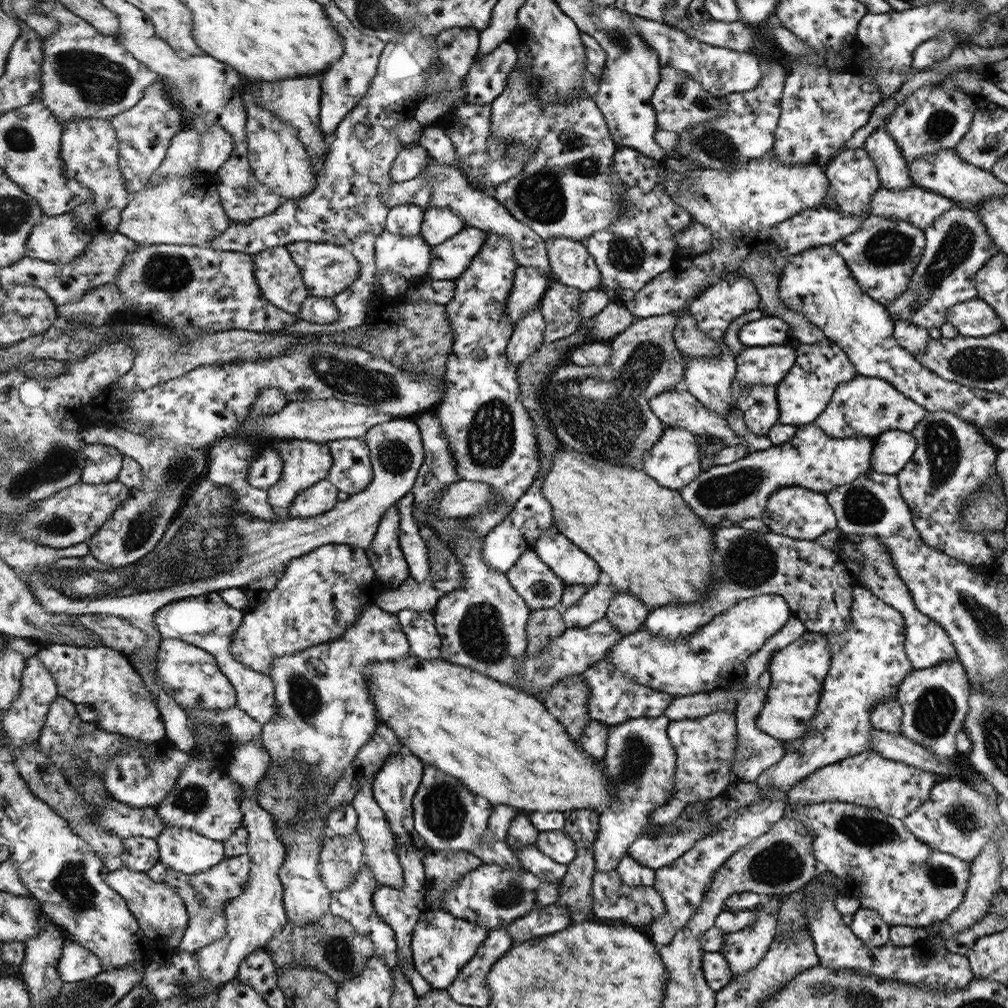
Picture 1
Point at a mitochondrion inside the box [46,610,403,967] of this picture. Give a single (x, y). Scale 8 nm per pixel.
(71, 884)

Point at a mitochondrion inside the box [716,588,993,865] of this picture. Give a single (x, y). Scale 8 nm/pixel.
(935, 708)

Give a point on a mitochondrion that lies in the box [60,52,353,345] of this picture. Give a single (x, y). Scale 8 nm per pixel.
(166, 273)

